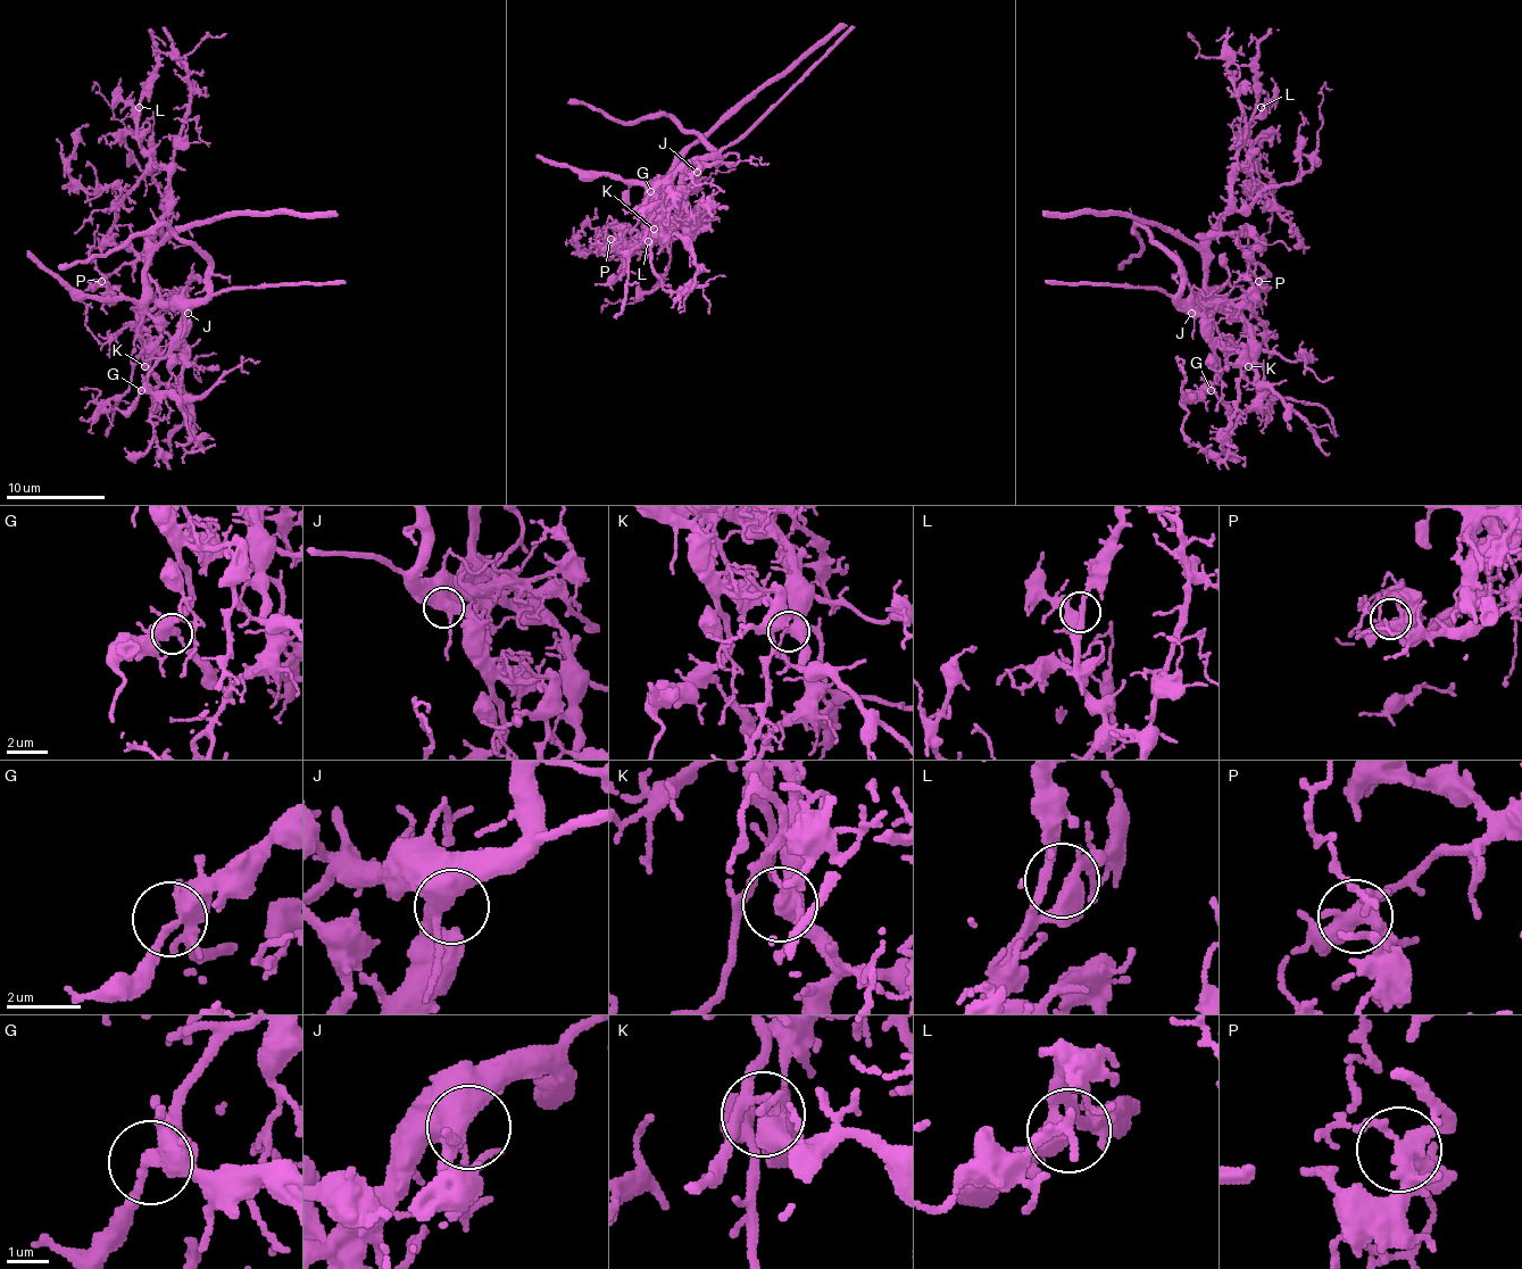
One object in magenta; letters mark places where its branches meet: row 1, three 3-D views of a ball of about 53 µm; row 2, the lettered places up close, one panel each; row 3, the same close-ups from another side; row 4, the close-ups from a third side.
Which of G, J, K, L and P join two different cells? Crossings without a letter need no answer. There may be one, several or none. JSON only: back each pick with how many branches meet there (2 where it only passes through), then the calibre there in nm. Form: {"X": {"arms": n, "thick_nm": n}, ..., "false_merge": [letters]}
{"K": {"arms": 4, "thick_nm": 360}, "false_merge": ["K"]}

